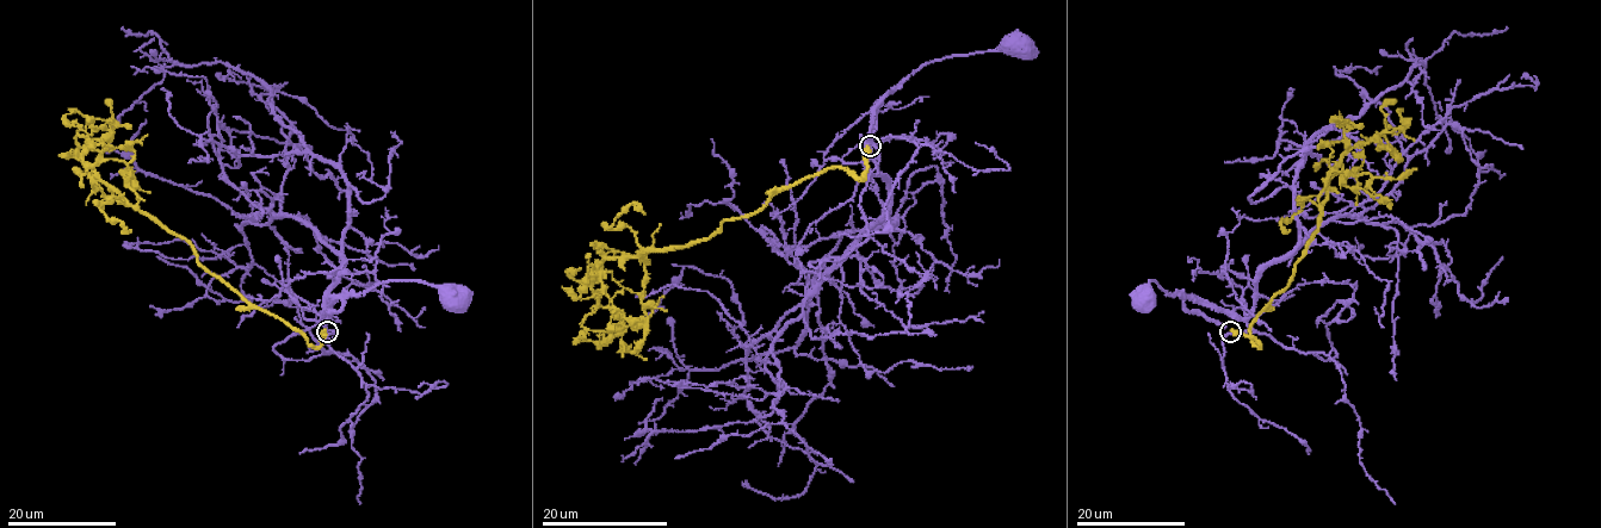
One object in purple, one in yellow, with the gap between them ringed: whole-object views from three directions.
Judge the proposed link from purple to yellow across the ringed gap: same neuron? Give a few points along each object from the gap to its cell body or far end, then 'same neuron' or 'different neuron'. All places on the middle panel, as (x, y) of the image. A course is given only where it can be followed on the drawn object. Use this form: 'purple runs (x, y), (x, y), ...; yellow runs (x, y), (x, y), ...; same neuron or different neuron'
purple runs (872, 146), (872, 171), (866, 153), (877, 106), (912, 73), (993, 51), (1008, 37), (1018, 42); yellow runs (869, 147), (861, 178), (828, 167), (699, 242), (607, 256), (582, 325), (637, 325), (663, 296); same neuron

